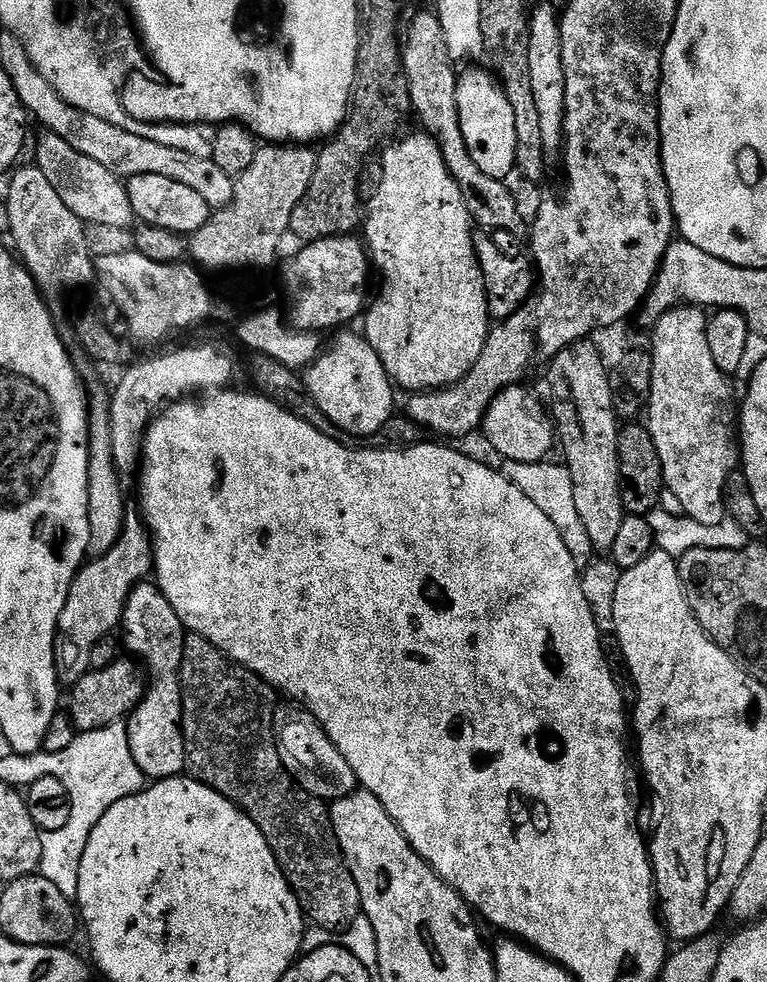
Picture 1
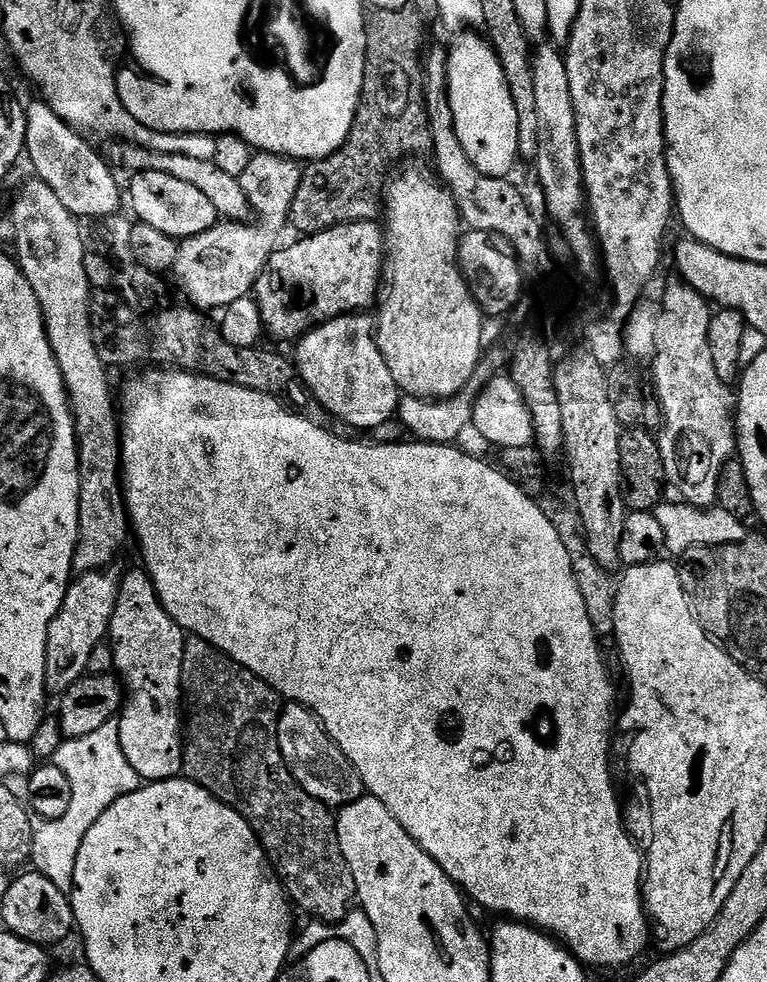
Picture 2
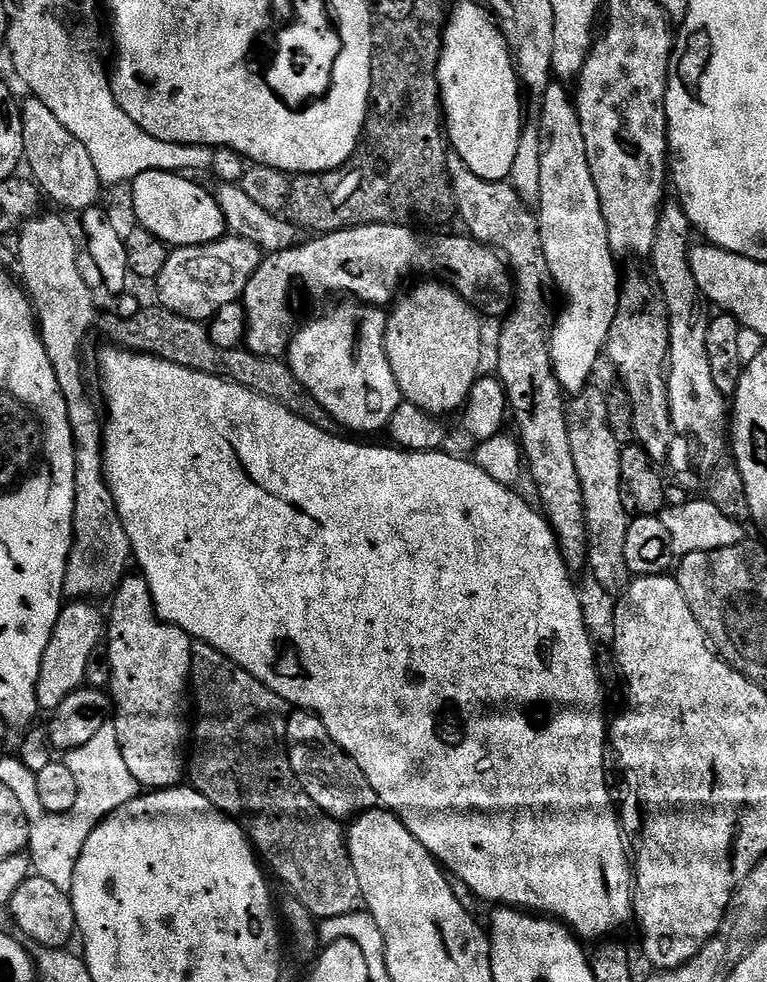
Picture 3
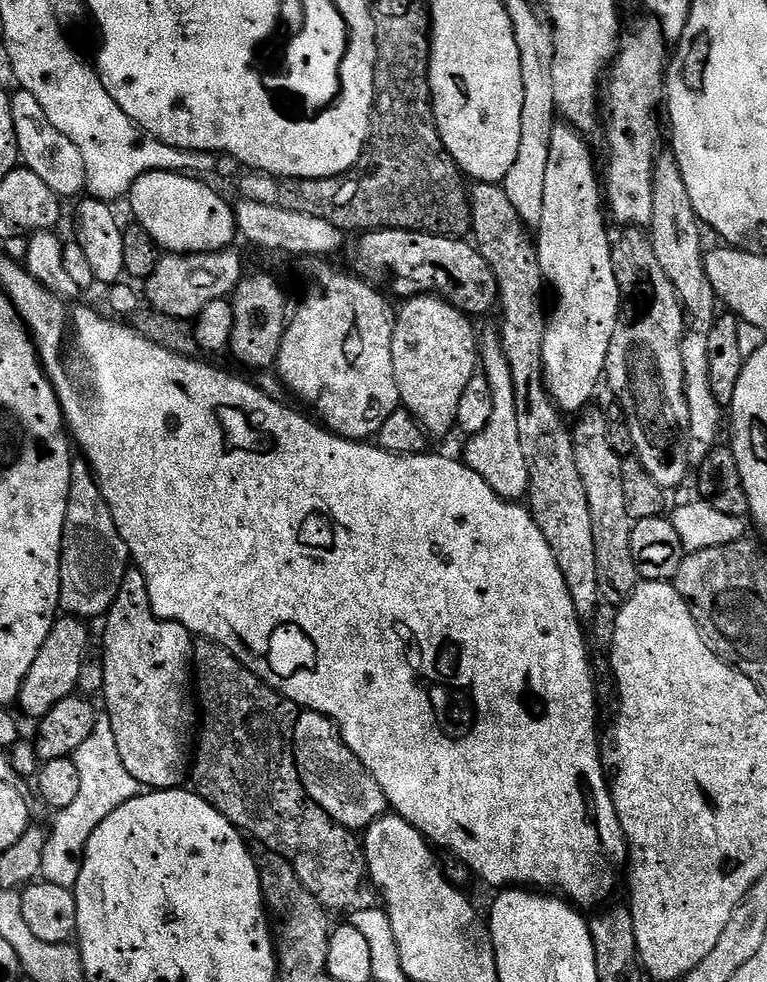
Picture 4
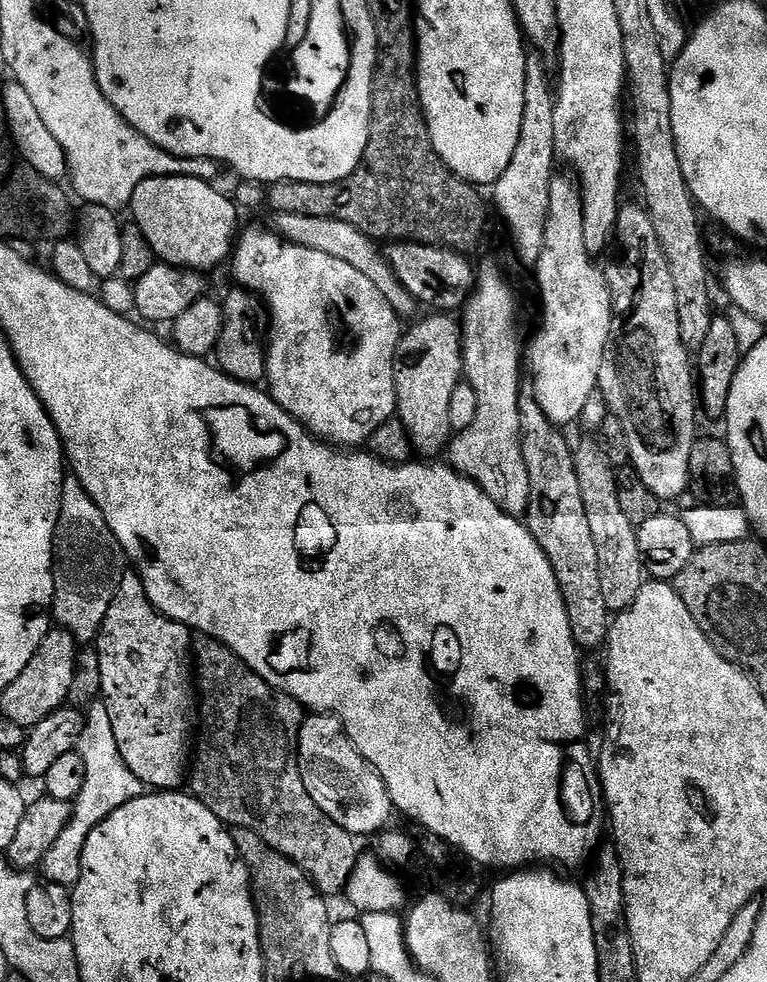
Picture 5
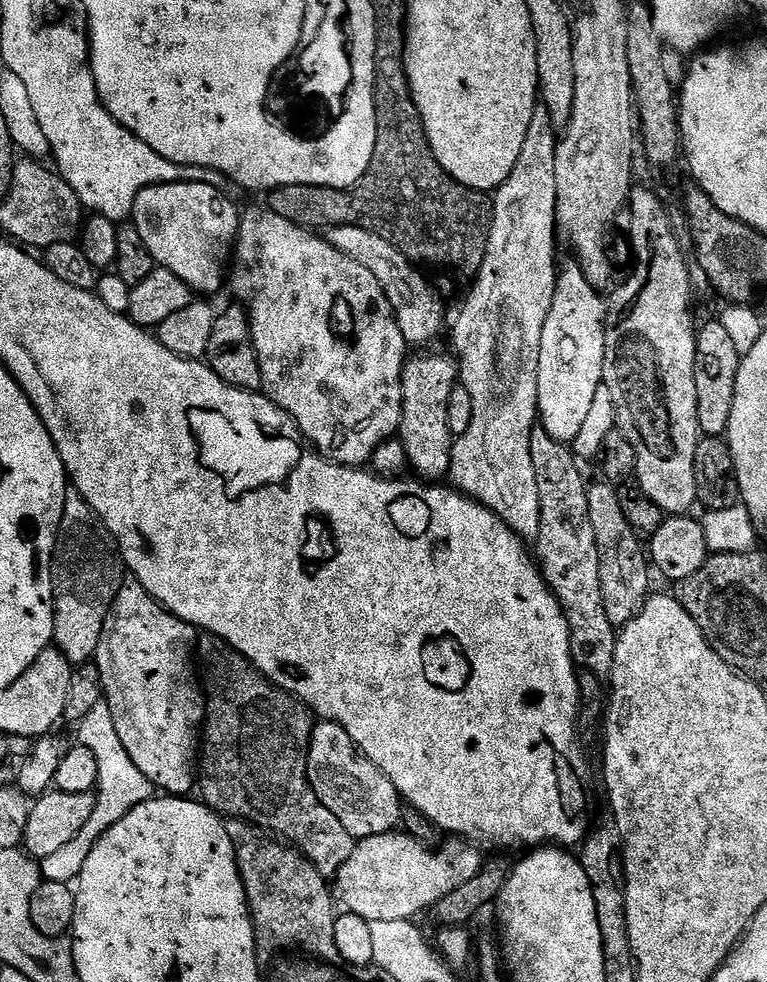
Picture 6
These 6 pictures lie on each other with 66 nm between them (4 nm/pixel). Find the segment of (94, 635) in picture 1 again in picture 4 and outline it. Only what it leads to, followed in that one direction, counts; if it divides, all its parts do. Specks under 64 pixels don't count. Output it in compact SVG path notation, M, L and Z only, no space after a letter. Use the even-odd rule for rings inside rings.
M61 615L54 622L46 642L42 642L42 650L38 650L38 658L34 658L34 666L30 666L30 674L22 682L22 690L18 701L28 716L39 718L50 714L58 702L77 691L78 673L82 671L82 658L86 658L90 647L88 641L89 625L79 616Z

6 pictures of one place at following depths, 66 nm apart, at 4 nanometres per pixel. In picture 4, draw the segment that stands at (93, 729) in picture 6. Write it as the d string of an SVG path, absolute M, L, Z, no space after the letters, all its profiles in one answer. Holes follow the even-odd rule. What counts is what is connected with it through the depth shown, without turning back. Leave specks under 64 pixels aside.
M106 718L97 719L94 734L90 734L90 738L86 738L86 742L78 746L74 759L78 766L78 775L82 778L82 787L78 790L78 798L74 798L70 806L55 813L56 821L47 833L40 870L40 876L47 883L71 889L75 889L78 882L90 834L94 834L98 825L107 816L114 814L118 806L130 802L142 792L142 786L134 778L134 774L130 774L130 770L122 766L118 742L114 742L114 730Z

